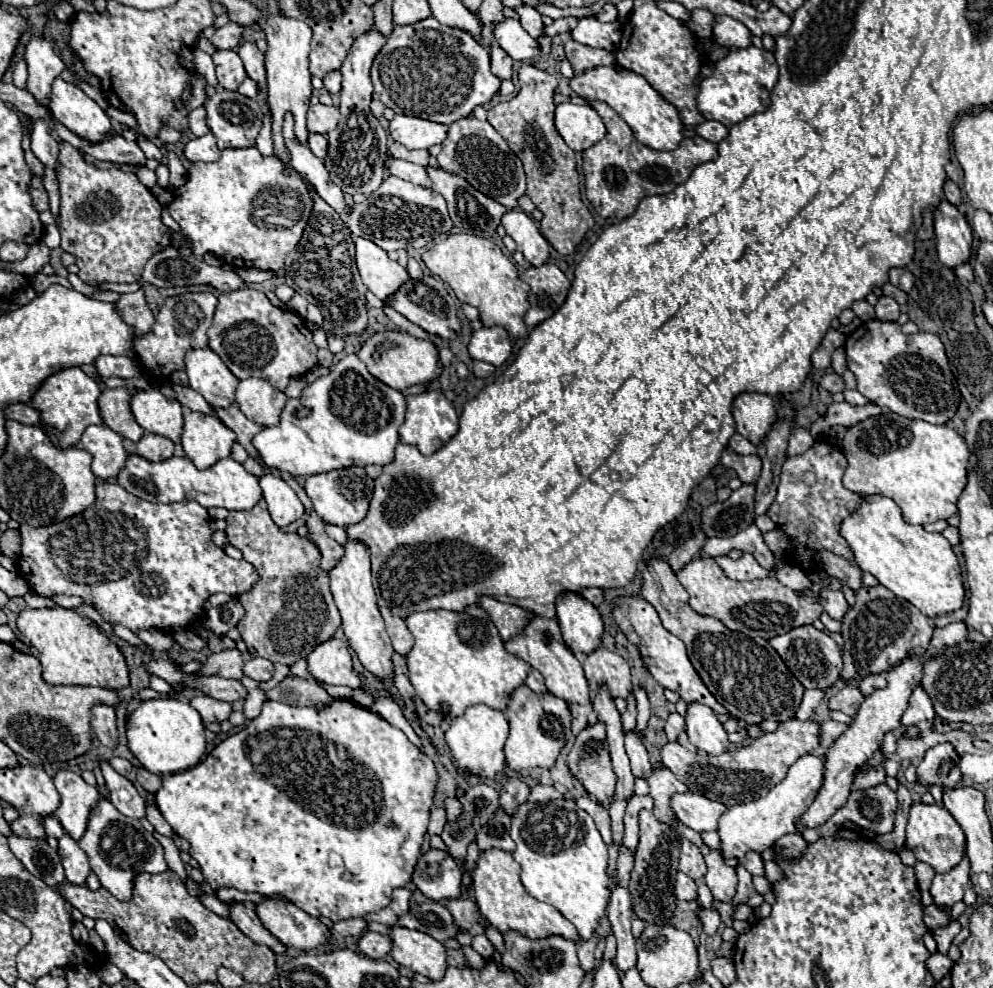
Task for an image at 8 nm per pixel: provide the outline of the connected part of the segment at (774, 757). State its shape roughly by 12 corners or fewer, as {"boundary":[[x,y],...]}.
{"boundary":[[789,719],[723,755],[667,743],[667,769],[727,807],[783,781],[819,745],[819,727]]}

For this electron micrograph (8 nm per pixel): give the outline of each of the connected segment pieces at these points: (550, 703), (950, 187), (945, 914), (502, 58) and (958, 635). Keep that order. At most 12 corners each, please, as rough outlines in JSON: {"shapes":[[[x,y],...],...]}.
{"shapes":[[[519,685],[505,715],[507,765],[549,771],[571,735],[567,703]],[[947,179],[945,199],[953,205],[961,203],[961,191],[957,183]],[[929,905],[925,925],[929,929],[945,927],[953,921],[951,909]],[[491,43],[491,73],[511,79],[513,59]],[[965,623],[935,629],[925,657],[967,639]]]}

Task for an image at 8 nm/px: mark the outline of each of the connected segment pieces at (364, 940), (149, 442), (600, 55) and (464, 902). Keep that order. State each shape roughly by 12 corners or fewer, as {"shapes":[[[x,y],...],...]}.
{"shapes":[[[367,931],[359,941],[363,955],[385,959],[393,941],[389,935]],[[155,433],[143,435],[137,453],[149,461],[169,459],[175,443]],[[575,41],[565,55],[575,73],[589,67],[615,65],[613,51],[593,49]],[[447,899],[445,907],[459,929],[481,919],[471,899]]]}

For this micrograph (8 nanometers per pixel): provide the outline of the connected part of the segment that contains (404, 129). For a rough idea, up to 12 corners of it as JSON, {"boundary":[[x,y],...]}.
{"boundary":[[395,115],[391,137],[407,149],[443,143],[449,127]]}

